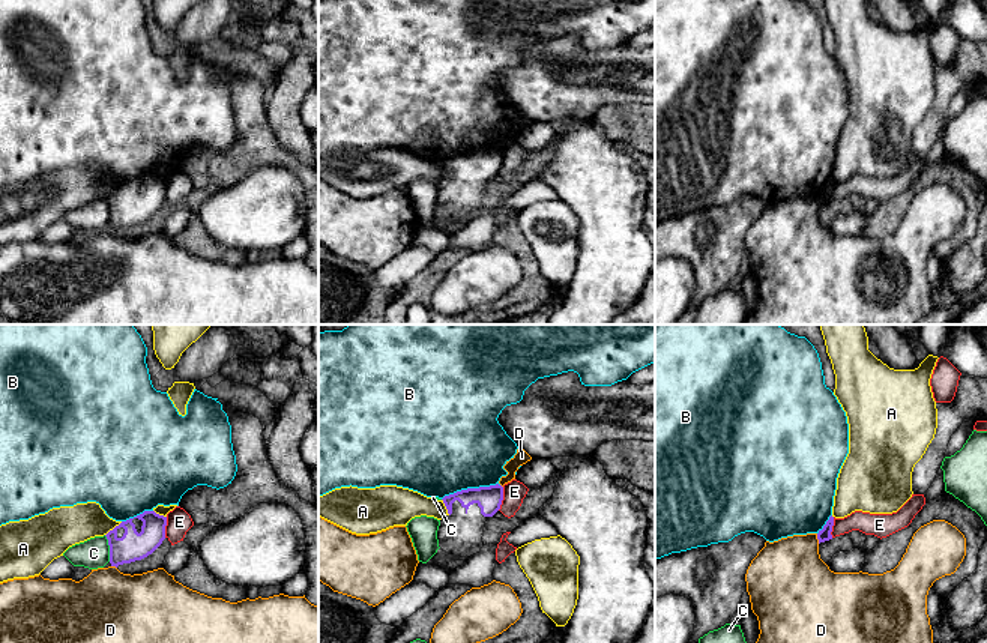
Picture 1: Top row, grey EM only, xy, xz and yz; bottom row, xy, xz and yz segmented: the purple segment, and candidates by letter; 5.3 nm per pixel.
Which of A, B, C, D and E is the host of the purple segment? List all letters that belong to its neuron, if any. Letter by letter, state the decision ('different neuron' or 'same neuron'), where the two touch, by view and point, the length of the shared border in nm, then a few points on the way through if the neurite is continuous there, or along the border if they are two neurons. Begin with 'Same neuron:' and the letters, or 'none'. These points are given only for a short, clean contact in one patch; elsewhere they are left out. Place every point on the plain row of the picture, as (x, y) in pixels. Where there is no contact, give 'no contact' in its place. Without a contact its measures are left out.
Same neuron: none
A: different neuron; contact xy (114, 191); length 120 nm; border xy (122, 185), (105, 199)
B: different neuron; contact xz (470, 152); length 320 nm; border xz (499, 147), (461, 152), (442, 163)
C: different neuron; contact xy (110, 212); length 150 nm; border xy (104, 199), (108, 208), (110, 224)
D: different neuron; contact yz (817, 202); length 60 nm; border yz (816, 197), (819, 206)
E: different neuron; contact xz (502, 163); length 130 nm; border xz (504, 150), (504, 163), (498, 173)

